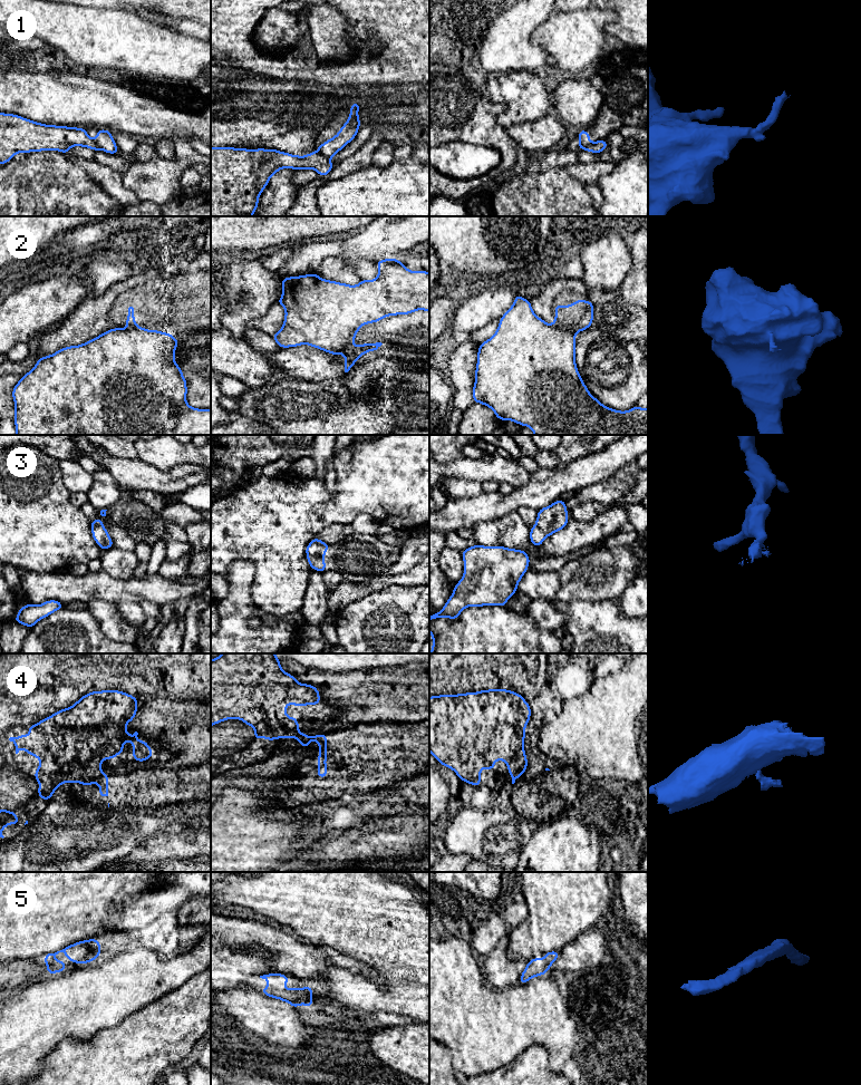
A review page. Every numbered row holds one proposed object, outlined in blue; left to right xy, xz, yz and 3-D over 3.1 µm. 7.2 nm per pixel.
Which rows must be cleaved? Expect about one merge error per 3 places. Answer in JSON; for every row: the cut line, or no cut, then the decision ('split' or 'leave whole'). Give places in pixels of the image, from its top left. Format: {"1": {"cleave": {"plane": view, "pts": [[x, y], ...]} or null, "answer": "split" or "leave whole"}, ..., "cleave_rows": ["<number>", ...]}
{"1": {"cleave": {"plane": "xz", "pts": [[317, 152], [329, 158]]}, "answer": "split"}, "2": {"cleave": {"plane": "yz", "pts": [[550, 325], [567, 329], [574, 335]]}, "answer": "split"}, "3": {"cleave": null, "answer": "leave whole"}, "4": {"cleave": {"plane": "xy", "pts": [[102, 773], [94, 778], [80, 783]]}, "answer": "split"}, "5": {"cleave": null, "answer": "leave whole"}, "cleave_rows": ["1", "2", "4"]}

